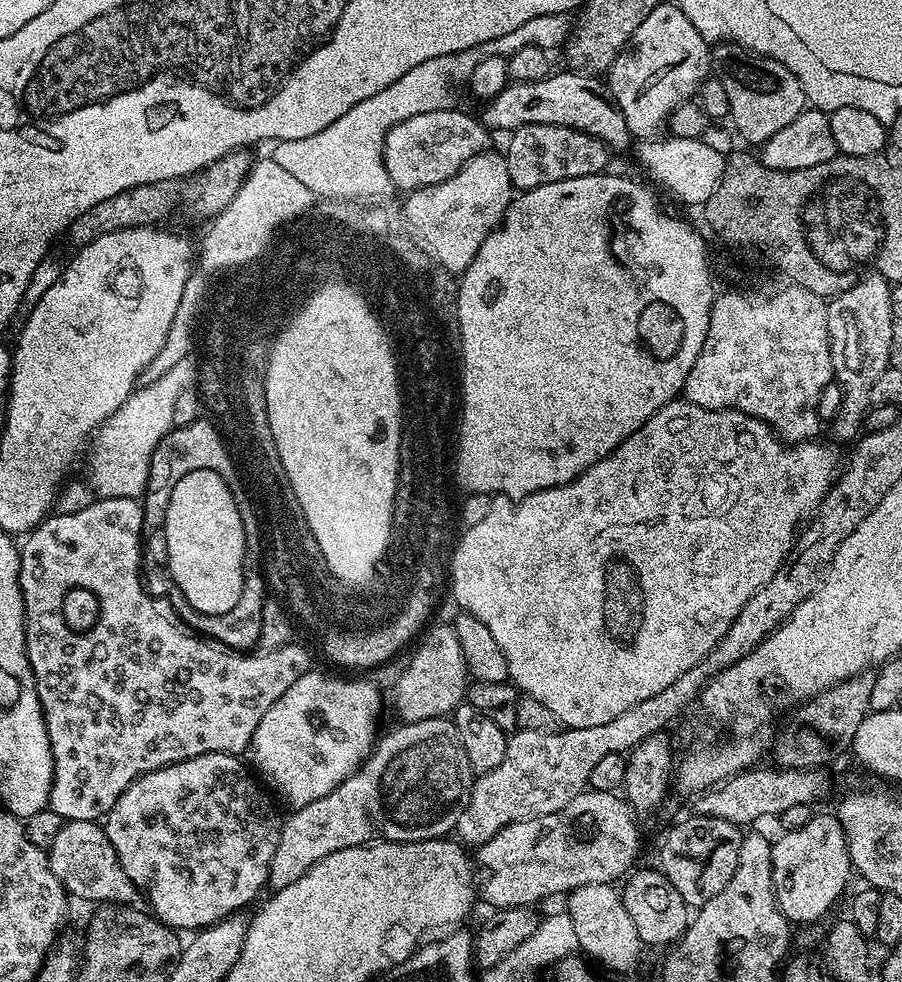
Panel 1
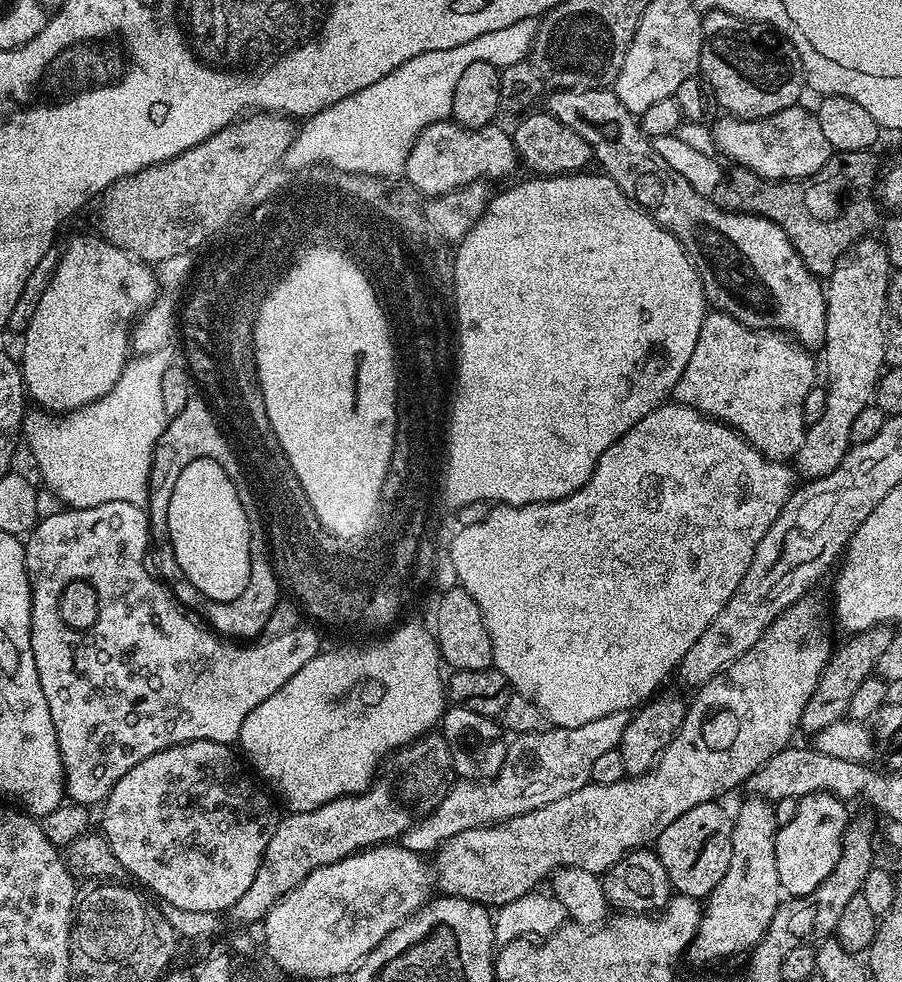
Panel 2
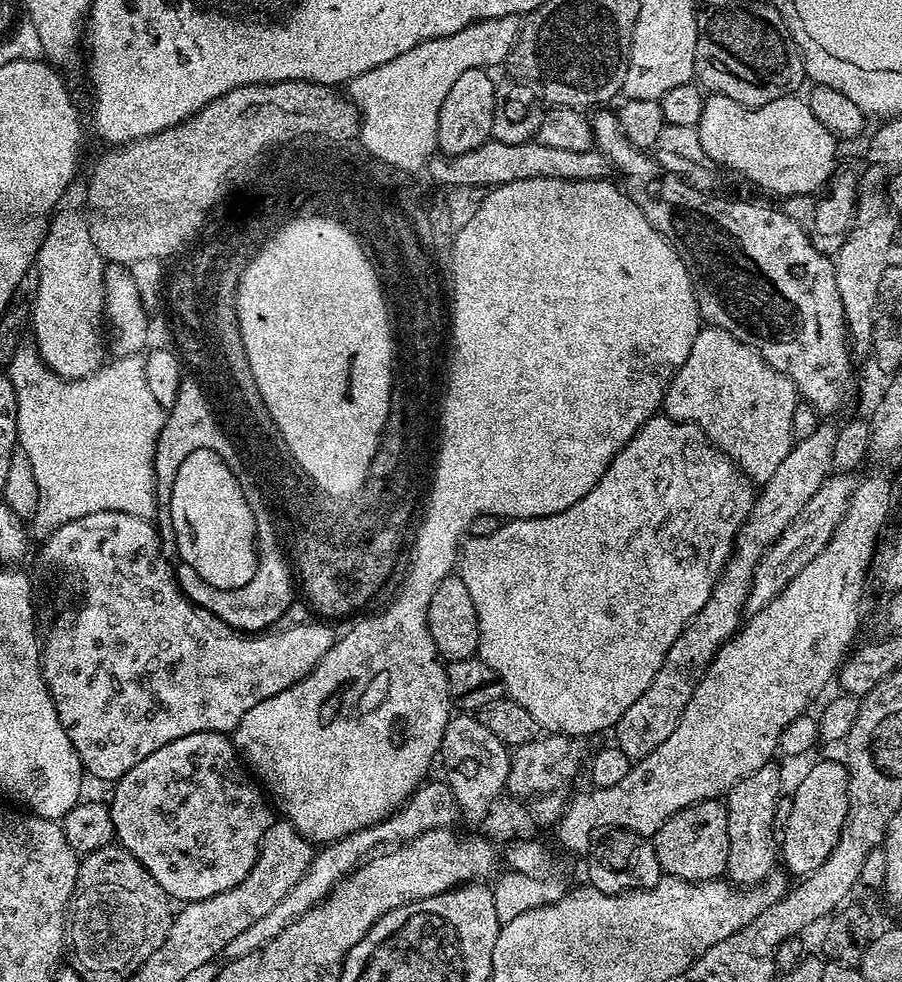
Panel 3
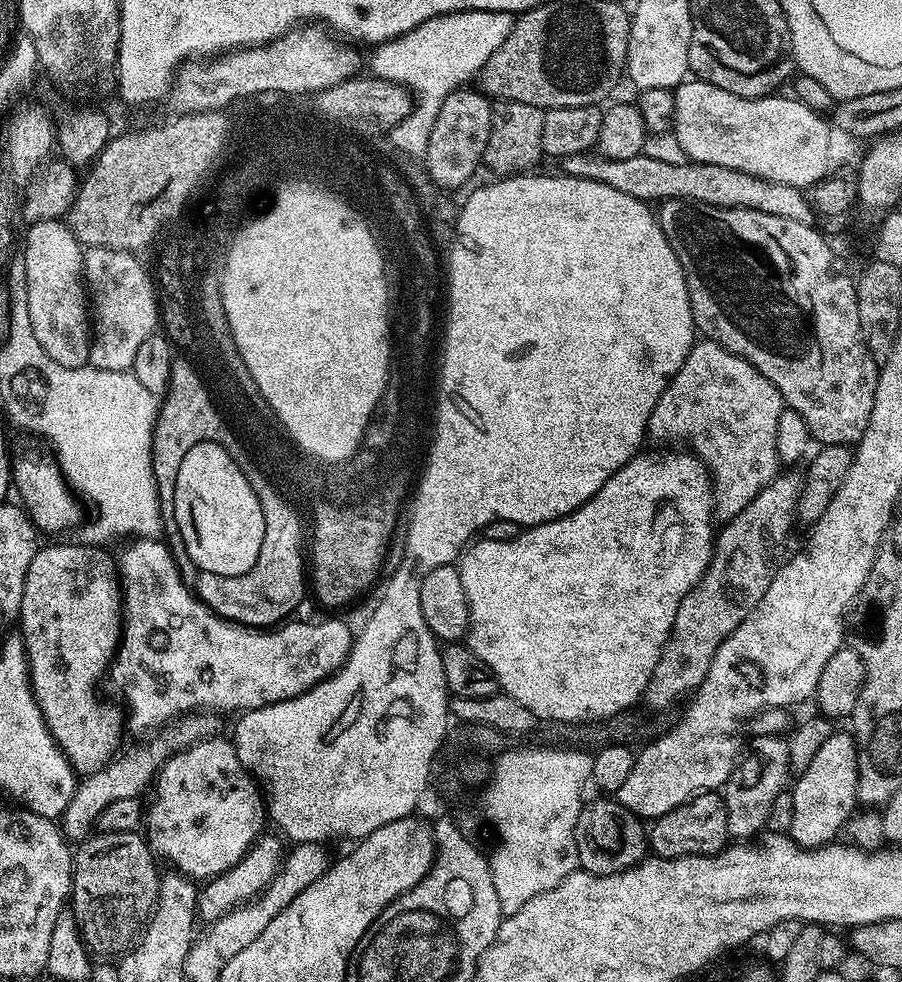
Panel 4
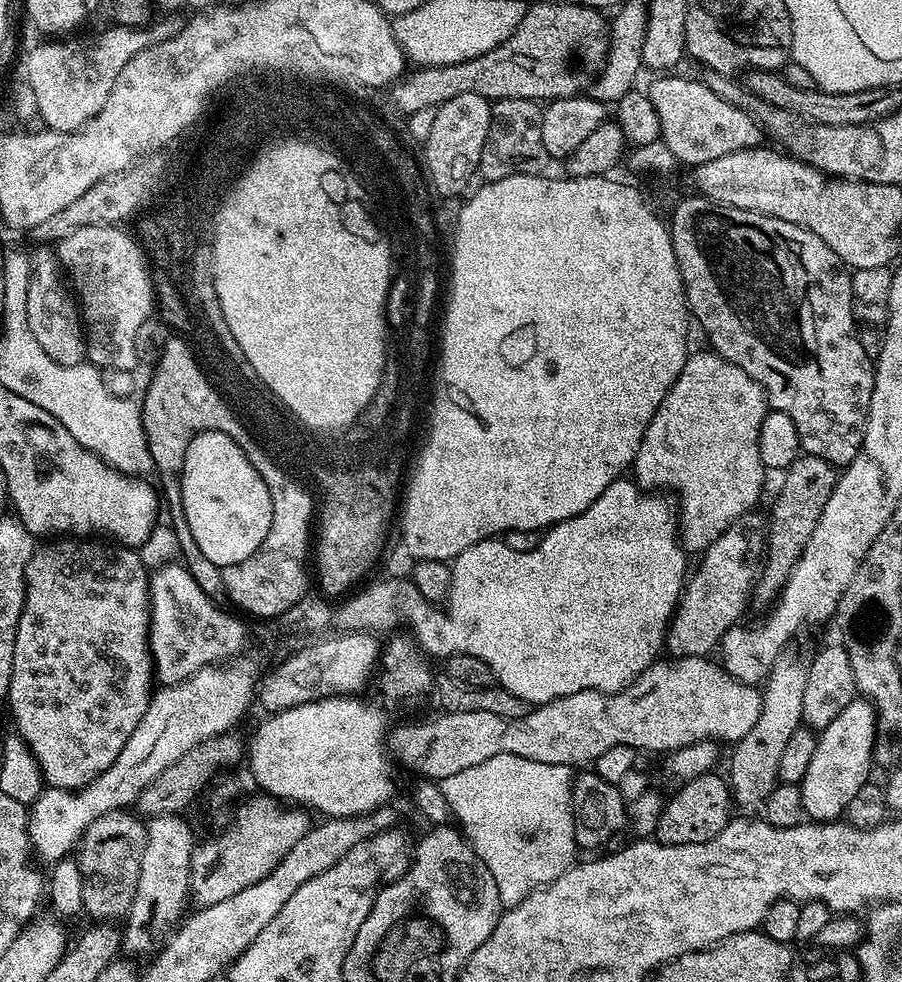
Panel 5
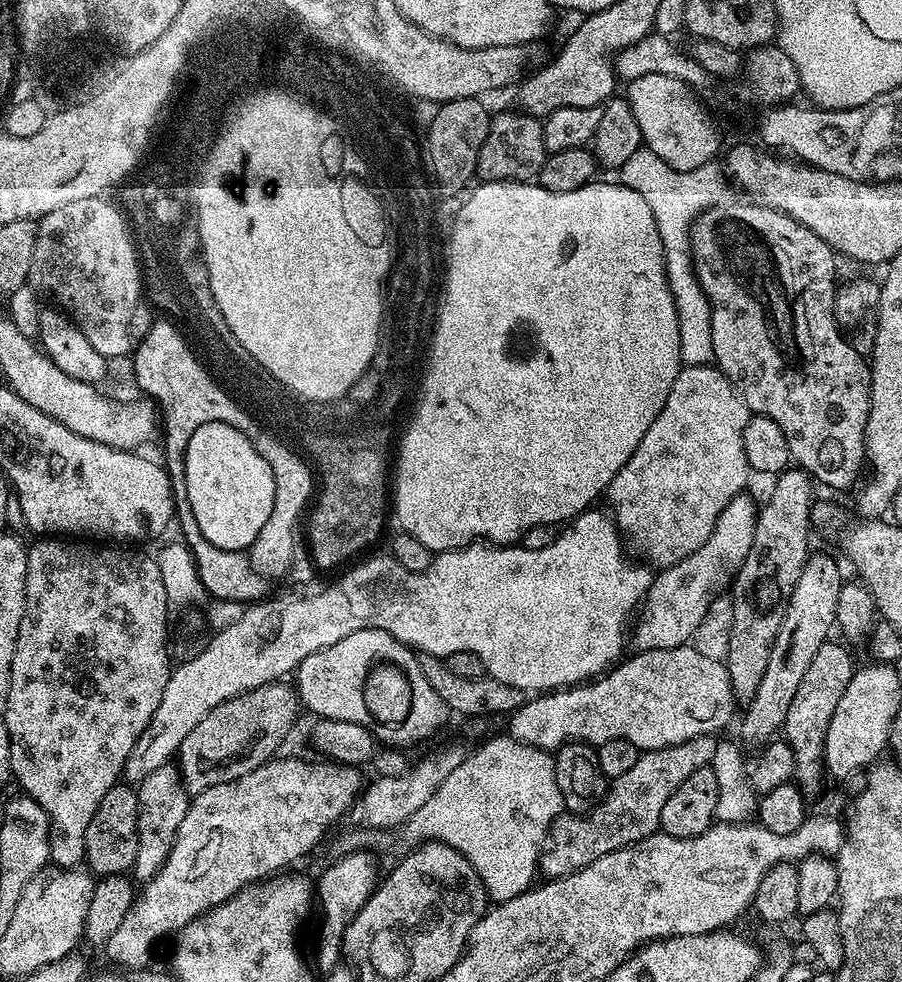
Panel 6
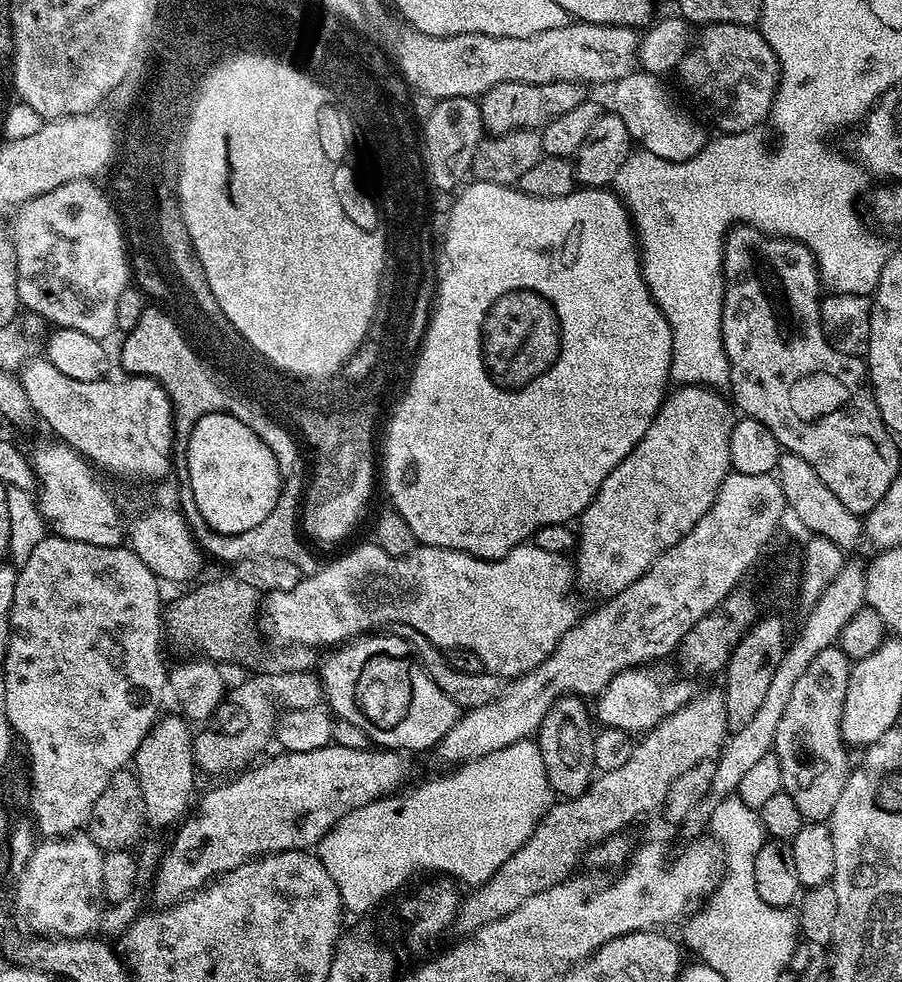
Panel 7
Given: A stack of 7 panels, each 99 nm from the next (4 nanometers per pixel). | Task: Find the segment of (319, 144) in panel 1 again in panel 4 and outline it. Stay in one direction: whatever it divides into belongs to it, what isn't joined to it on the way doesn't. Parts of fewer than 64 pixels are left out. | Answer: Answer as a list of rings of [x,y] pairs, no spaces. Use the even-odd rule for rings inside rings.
[[[498,10],[451,12],[430,18],[398,38],[375,45],[370,70],[384,80],[401,84],[414,97],[412,113],[394,130],[396,143],[407,149],[406,157],[423,157],[442,102],[451,92],[467,85],[471,76],[479,77],[482,66],[490,62],[490,54],[506,42],[513,19],[513,13]]]

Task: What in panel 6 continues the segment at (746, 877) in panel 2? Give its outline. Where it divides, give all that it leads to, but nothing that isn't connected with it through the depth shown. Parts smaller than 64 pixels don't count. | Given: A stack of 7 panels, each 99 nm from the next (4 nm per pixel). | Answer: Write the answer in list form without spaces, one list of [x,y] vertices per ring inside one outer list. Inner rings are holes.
[[[813,551],[809,555],[806,566],[802,566],[802,574],[798,578],[798,586],[790,594],[790,602],[786,606],[786,614],[782,618],[782,630],[778,630],[778,638],[774,638],[774,646],[770,650],[770,662],[766,664],[766,675],[762,678],[761,685],[754,694],[752,700],[747,701],[745,710],[742,712],[739,739],[745,745],[758,744],[764,746],[769,743],[783,729],[784,719],[790,710],[790,704],[794,702],[794,696],[798,694],[798,686],[802,686],[802,678],[806,675],[806,670],[810,667],[810,662],[814,662],[814,654],[822,650],[824,644],[829,643],[828,636],[834,632],[836,624],[836,607],[838,606],[838,594],[842,587],[840,580],[840,568],[836,565],[836,560],[832,556],[827,556],[824,552]]]

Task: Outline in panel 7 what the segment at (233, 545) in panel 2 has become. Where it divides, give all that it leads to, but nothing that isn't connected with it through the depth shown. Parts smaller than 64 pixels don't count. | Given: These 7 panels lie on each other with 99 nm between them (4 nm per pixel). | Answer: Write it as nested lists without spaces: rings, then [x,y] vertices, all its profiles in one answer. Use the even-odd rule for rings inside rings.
[[[228,412],[206,414],[206,418],[198,418],[194,426],[196,436],[192,436],[194,451],[190,476],[196,476],[198,510],[215,532],[227,536],[242,534],[242,530],[258,528],[270,510],[273,510],[279,496],[281,474],[278,462],[272,453],[273,445],[267,444],[248,423],[247,419],[231,416]]]

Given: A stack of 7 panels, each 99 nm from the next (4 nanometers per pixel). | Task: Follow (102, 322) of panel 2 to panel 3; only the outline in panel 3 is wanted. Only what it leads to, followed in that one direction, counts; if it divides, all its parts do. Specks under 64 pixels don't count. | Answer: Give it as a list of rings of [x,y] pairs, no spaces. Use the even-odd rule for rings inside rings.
[[[71,210],[60,211],[60,217],[49,215],[44,241],[34,261],[36,297],[30,300],[30,330],[36,335],[34,347],[44,360],[44,365],[61,380],[83,380],[101,367],[106,356],[102,343],[102,321],[104,320],[104,269],[106,261],[90,238],[88,222],[76,217]]]

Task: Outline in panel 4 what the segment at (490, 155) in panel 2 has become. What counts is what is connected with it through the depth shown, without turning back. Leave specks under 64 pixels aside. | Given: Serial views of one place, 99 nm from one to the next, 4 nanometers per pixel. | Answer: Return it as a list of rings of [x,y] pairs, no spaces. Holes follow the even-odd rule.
[[[595,151],[565,156],[562,164],[563,175],[602,182],[606,186],[614,186],[614,190],[622,190],[622,194],[630,194],[645,202],[693,200],[719,208],[749,208],[762,214],[778,214],[803,224],[812,224],[814,220],[813,206],[801,189],[763,180],[752,173],[732,170],[726,166],[659,160],[643,154],[634,158],[606,158]]]

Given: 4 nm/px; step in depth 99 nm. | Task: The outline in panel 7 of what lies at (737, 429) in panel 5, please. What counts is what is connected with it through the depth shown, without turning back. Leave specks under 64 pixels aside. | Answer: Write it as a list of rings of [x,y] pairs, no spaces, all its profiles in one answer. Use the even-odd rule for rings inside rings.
[[[686,384],[669,391],[664,398],[664,405],[654,418],[654,422],[650,422],[650,430],[646,430],[646,434],[642,434],[642,442],[638,442],[638,446],[634,446],[634,450],[630,450],[630,454],[626,454],[626,458],[622,458],[622,462],[618,462],[618,466],[614,466],[614,470],[610,470],[610,474],[606,474],[606,482],[602,482],[598,494],[594,494],[594,498],[586,506],[584,513],[578,517],[580,528],[578,527],[578,543],[574,549],[574,584],[579,591],[581,588],[586,595],[597,596],[597,601],[603,602],[616,596],[622,590],[626,590],[626,586],[638,582],[638,578],[642,578],[642,574],[646,574],[646,570],[650,570],[652,563],[663,552],[670,550],[682,537],[690,534],[690,530],[694,530],[698,518],[702,518],[702,514],[706,514],[706,510],[710,510],[722,482],[732,471],[730,430],[734,423],[734,415],[732,416],[734,408],[725,397],[724,401],[720,396],[723,395],[717,389],[706,388],[703,384]]]

